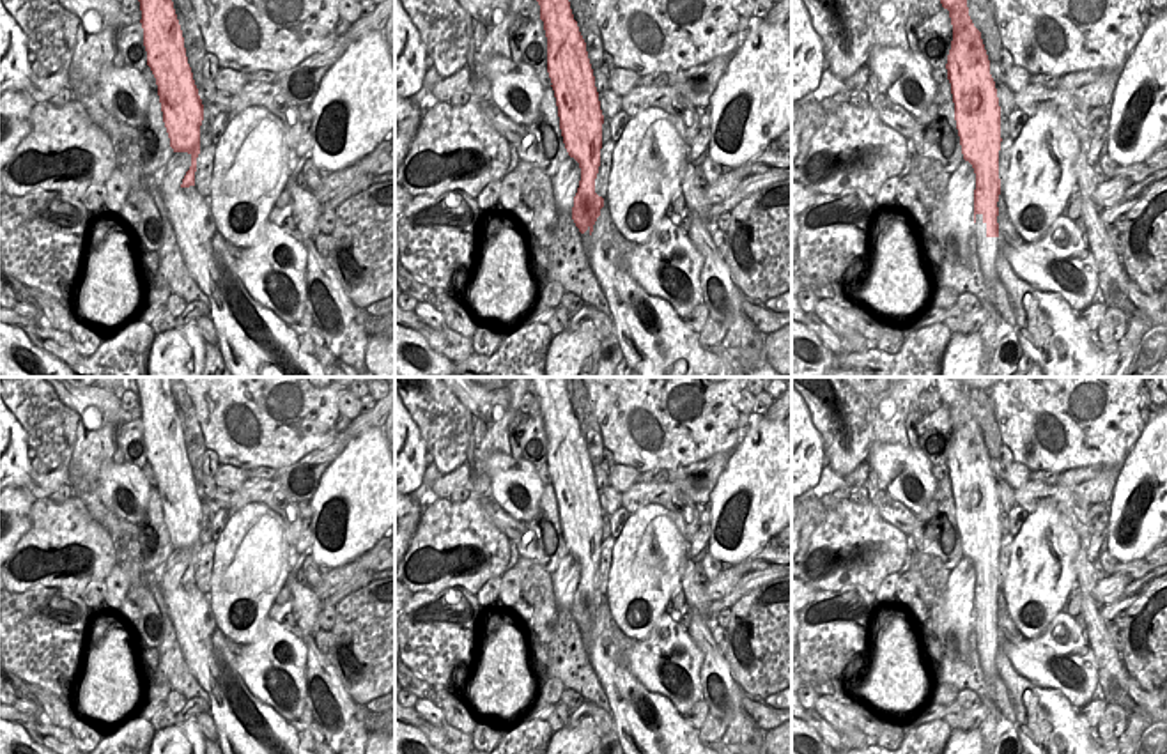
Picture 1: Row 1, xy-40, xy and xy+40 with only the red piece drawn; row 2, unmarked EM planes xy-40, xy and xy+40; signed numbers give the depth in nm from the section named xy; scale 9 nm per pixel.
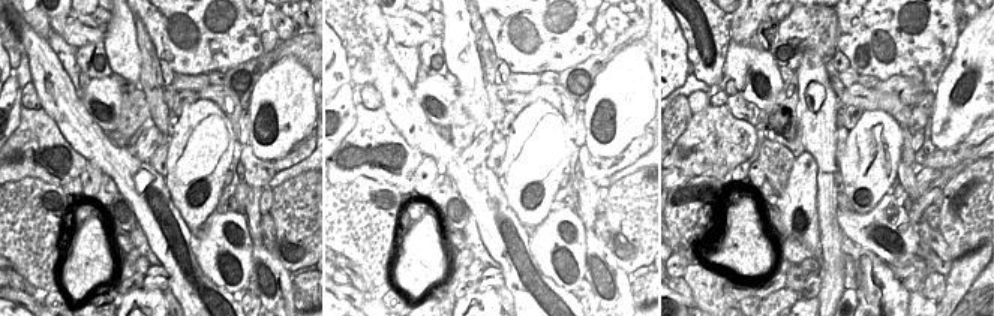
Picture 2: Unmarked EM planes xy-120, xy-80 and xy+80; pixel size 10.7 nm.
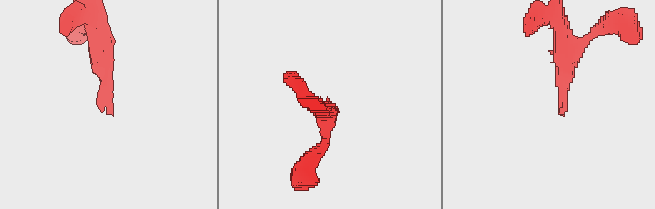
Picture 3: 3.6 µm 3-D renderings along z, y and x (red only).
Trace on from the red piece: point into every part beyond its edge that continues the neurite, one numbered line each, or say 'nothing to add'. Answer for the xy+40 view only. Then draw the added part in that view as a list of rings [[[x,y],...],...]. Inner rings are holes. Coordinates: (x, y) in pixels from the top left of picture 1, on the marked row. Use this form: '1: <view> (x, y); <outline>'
1: xy+40 (989, 248); [[[976,214],[974,237],[983,278],[988,287],[995,287],[999,281],[997,257],[1001,255],[1001,237],[986,235],[986,223],[983,221],[983,214]]]

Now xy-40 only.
nothing to add

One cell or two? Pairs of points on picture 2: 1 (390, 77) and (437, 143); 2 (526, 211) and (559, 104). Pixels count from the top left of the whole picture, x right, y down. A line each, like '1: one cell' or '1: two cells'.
1: one cell
2: two cells

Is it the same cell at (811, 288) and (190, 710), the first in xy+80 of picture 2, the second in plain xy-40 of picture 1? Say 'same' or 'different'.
same

